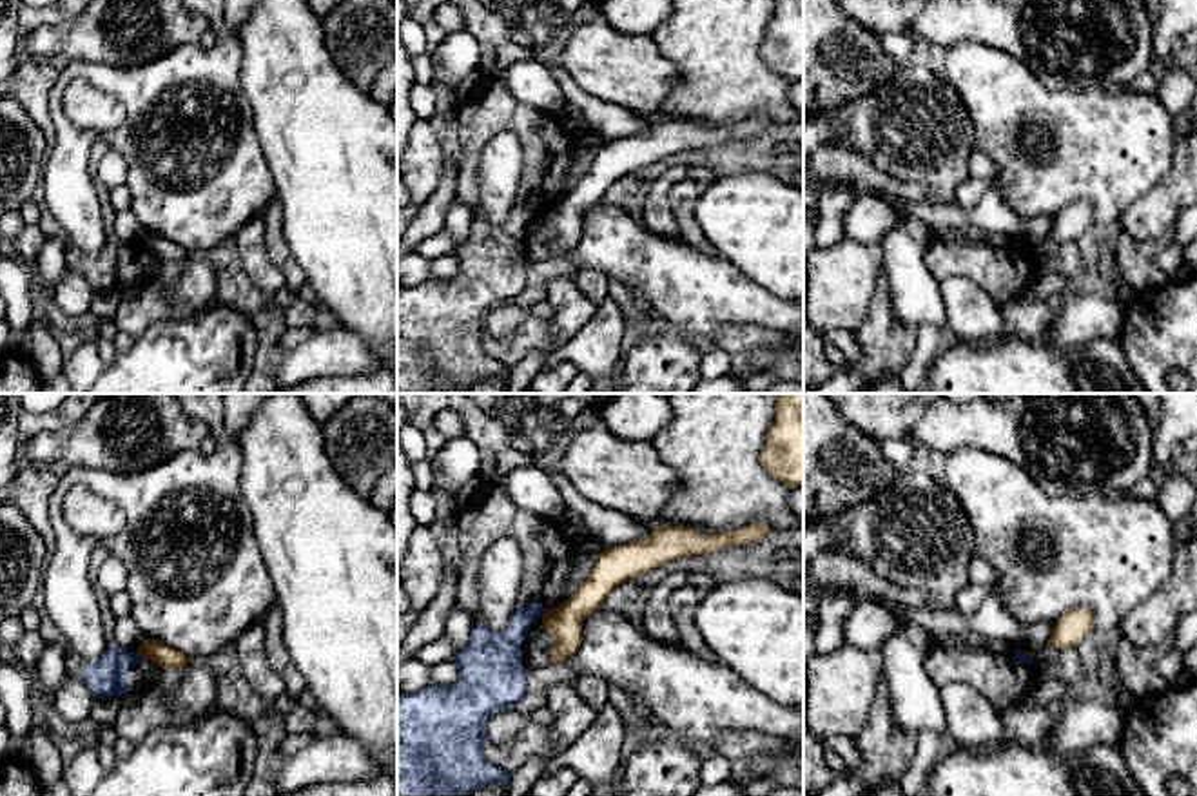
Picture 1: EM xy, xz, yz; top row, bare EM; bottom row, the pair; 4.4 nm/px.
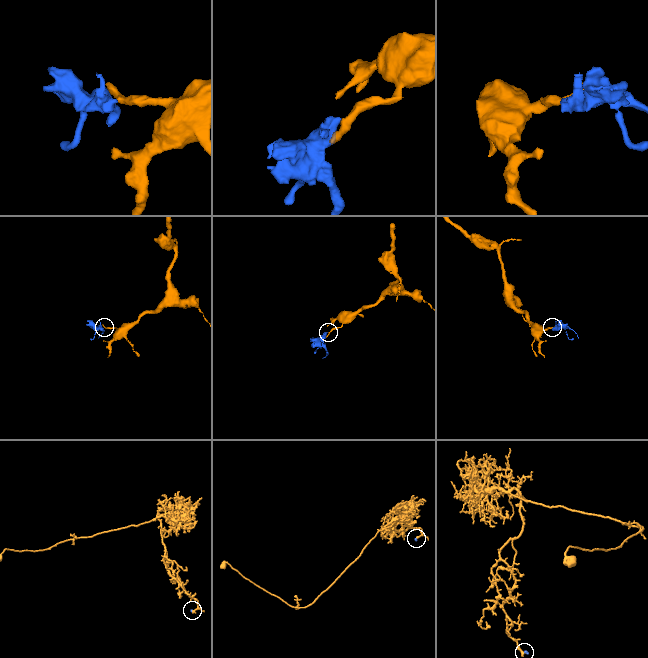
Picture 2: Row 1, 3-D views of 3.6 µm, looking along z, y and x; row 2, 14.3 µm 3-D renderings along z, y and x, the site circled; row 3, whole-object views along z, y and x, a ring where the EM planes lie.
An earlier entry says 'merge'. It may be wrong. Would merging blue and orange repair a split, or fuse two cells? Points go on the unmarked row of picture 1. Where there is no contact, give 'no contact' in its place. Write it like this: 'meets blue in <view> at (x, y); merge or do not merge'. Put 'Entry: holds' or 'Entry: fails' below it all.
meets blue in xy at (138, 249); do not merge
Entry: fails

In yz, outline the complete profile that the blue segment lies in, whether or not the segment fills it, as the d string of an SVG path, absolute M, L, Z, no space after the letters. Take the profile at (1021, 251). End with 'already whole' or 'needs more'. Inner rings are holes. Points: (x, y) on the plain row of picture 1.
M978 227L930 230L925 263L938 281L970 279L987 290L999 308L1023 292L1036 267L1034 252L1025 245L990 236Z; needs more

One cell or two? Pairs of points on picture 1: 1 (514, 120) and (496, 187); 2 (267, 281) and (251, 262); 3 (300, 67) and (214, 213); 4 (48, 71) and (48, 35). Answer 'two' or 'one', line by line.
1: two
2: one
3: two
4: two

